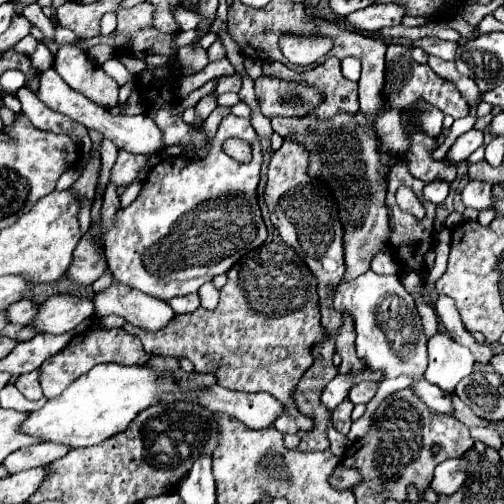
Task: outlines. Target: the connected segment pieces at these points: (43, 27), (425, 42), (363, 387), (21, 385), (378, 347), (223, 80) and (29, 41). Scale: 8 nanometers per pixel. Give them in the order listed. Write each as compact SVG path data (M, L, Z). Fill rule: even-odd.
M32 3L26 6L22 13L34 26L41 30L44 34L44 44L51 50L50 52L55 55L60 46L54 39L55 27L52 19L47 17L42 12L42 8L38 3Z
M422 38L422 40L414 40L412 46L414 46L414 48L422 48L426 54L438 56L438 58L442 58L442 60L454 60L456 48L458 48L458 44L446 42L446 40L440 40L440 38Z
M360 382L352 388L352 392L348 394L348 400L352 404L368 404L374 398L376 390L378 390L376 382Z
M38 370L28 372L28 374L22 374L22 376L16 380L14 386L16 386L28 400L40 400L40 398L42 398L42 388L40 388L38 376L40 376Z
M368 270L352 282L342 282L334 292L334 306L336 310L354 316L356 350L368 368L382 370L384 378L396 378L402 374L412 376L416 380L412 388L428 404L432 412L452 414L450 394L424 380L424 370L428 366L428 354L426 354L428 338L422 330L414 298L406 292L398 276L380 276Z
M232 74L232 76L220 76L218 78L218 86L216 86L216 92L218 94L224 94L224 92L238 92L242 86L242 80L238 74Z
M26 36L24 40L20 40L16 46L14 46L14 50L16 52L20 52L20 54L32 54L34 50L36 50L36 46L38 46L38 40L34 38L34 36Z

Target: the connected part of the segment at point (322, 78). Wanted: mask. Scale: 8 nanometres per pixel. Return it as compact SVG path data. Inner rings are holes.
M328 58L326 62L318 64L316 68L308 70L308 72L294 72L290 68L286 68L282 62L264 62L264 74L270 76L278 76L284 80L294 80L294 82L306 82L310 86L320 88L326 98L320 106L314 108L314 116L316 118L332 118L338 110L346 110L350 114L358 112L358 84L350 82L342 76L340 70L340 60L338 58Z

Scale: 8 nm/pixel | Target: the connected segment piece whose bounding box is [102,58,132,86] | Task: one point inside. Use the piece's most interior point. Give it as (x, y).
(114, 69)

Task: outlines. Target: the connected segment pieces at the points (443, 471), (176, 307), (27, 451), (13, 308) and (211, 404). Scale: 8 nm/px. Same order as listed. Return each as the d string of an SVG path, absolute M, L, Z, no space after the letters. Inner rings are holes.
M462 458L444 460L436 466L430 488L436 494L454 494L466 482L466 468L468 462L464 462Z
M188 294L188 296L178 296L168 300L168 304L172 306L172 310L176 314L192 314L194 310L200 308L200 298L198 294Z
M40 442L40 444L32 444L32 446L26 446L26 448L12 452L2 464L4 464L8 474L16 474L16 472L22 472L22 470L30 470L30 468L50 464L50 462L62 458L68 452L70 452L70 448L66 448L62 444Z
M24 298L24 300L18 300L16 304L10 304L6 308L6 320L12 322L12 324L26 326L34 318L36 312L38 312L38 304Z
M218 384L198 390L196 400L192 402L202 404L202 408L208 408L210 412L228 414L254 430L274 424L274 420L284 412L284 406L268 392L246 394L222 388Z

